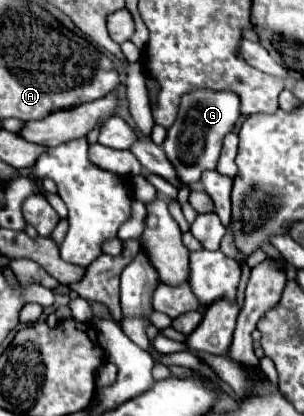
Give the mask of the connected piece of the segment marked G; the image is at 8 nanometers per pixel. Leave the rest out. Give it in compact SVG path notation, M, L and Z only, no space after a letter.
M195 88L181 96L177 118L175 118L173 126L167 128L167 138L161 146L167 154L167 158L177 168L181 182L193 184L201 178L203 170L213 170L217 166L223 136L233 130L239 116L241 116L239 96L231 90Z

